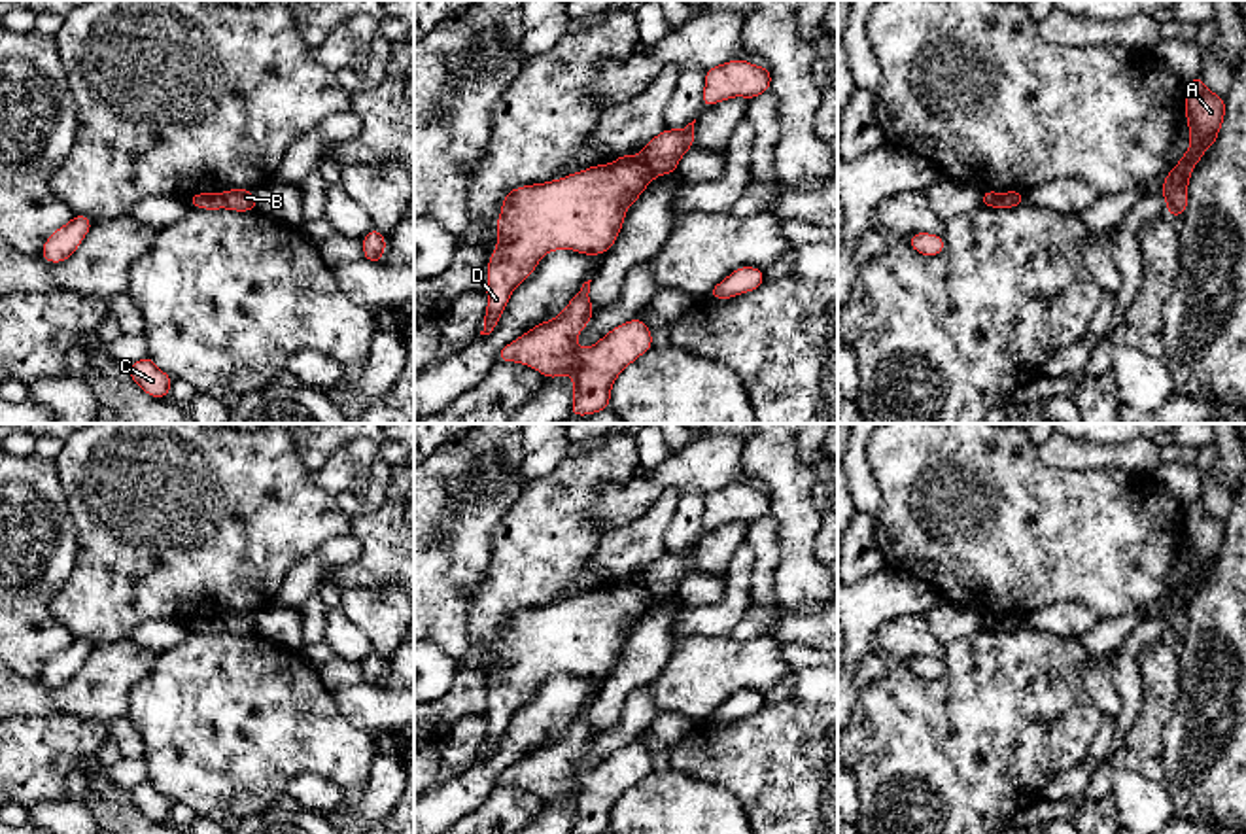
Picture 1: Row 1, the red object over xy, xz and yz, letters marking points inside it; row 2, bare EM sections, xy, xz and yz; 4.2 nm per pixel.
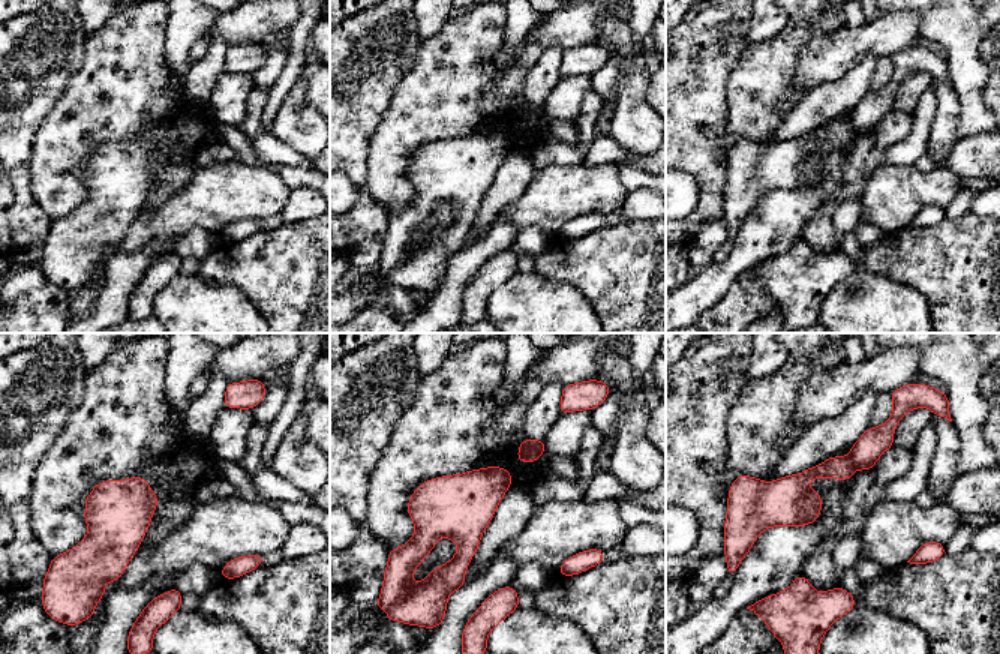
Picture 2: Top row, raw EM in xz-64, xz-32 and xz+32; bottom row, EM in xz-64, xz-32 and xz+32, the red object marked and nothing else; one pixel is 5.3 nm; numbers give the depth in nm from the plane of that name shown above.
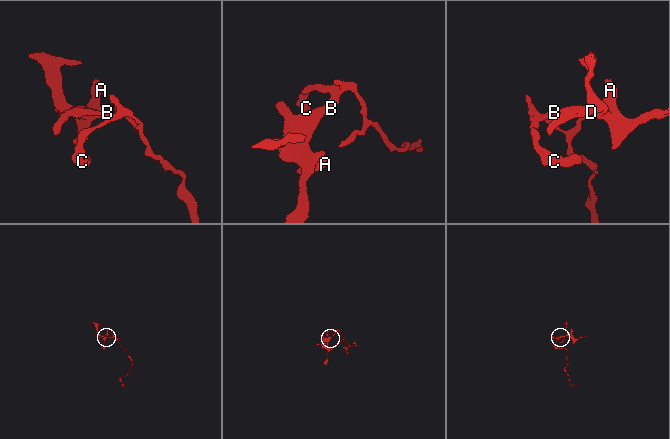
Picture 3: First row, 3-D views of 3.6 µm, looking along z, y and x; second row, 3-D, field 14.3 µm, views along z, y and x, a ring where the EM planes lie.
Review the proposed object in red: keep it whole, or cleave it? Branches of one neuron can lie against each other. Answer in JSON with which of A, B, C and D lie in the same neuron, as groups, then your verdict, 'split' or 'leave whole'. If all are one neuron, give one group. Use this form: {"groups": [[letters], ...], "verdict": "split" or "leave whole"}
{"groups": [["A", "D"], ["B", "C"]], "verdict": "split"}

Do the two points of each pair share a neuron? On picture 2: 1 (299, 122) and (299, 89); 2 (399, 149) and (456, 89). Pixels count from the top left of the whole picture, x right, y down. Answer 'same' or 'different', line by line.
1: same
2: same

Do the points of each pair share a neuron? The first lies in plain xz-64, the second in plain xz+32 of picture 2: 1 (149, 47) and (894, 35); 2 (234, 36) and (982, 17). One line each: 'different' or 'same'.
1: different
2: different

